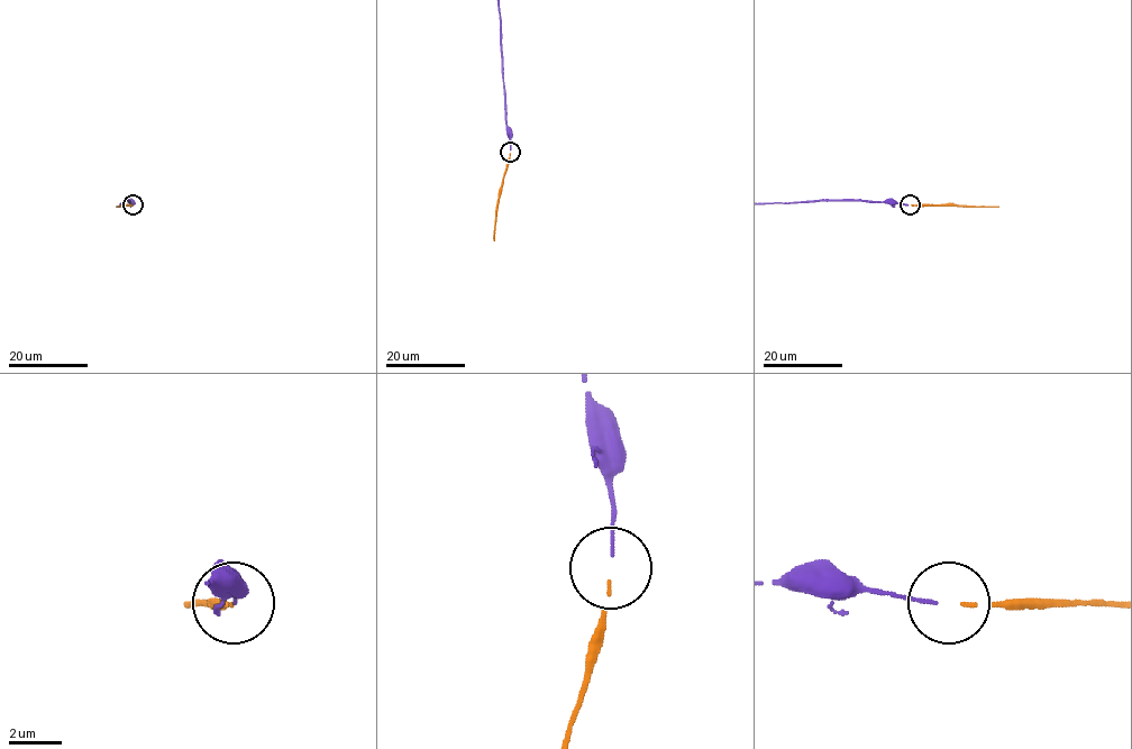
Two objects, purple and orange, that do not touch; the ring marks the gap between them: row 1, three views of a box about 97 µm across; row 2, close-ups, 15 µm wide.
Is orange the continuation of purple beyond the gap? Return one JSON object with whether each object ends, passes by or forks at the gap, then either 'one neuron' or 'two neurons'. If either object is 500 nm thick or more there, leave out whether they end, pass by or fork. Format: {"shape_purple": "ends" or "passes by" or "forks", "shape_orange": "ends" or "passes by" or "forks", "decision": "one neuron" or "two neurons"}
{"shape_purple": "ends", "shape_orange": "ends", "decision": "one neuron"}

